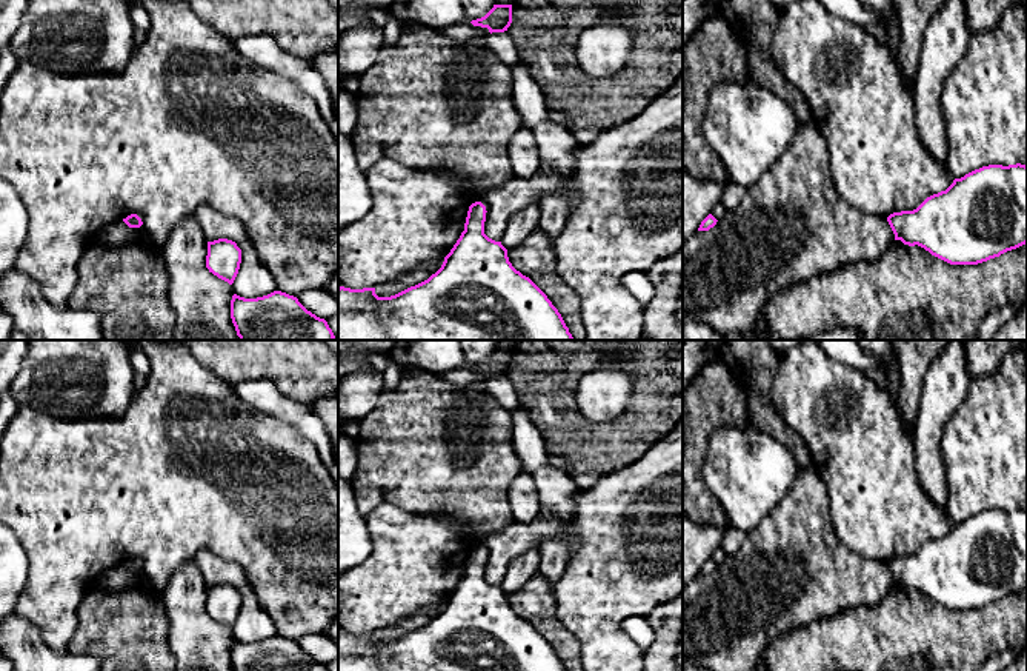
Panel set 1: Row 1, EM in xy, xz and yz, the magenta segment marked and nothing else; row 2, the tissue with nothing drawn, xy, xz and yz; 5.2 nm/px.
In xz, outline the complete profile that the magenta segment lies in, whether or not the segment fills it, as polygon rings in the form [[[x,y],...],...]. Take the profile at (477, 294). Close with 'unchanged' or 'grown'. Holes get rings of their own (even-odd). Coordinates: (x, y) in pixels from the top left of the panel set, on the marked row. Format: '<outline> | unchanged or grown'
[[[475,202],[469,206],[464,231],[460,239],[444,257],[441,268],[427,280],[410,286],[391,297],[378,297],[375,288],[351,289],[338,288],[338,340],[577,340],[569,332],[561,314],[547,299],[547,295],[526,275],[517,271],[507,257],[507,249],[501,242],[495,242],[484,234],[486,206]]] | unchanged

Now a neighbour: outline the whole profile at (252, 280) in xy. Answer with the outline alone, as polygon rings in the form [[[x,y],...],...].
[[[200,206],[194,217],[208,242],[228,239],[241,249],[240,269],[232,283],[234,294],[244,299],[257,299],[277,291],[272,274],[258,260],[244,226],[237,219],[209,206]]]

